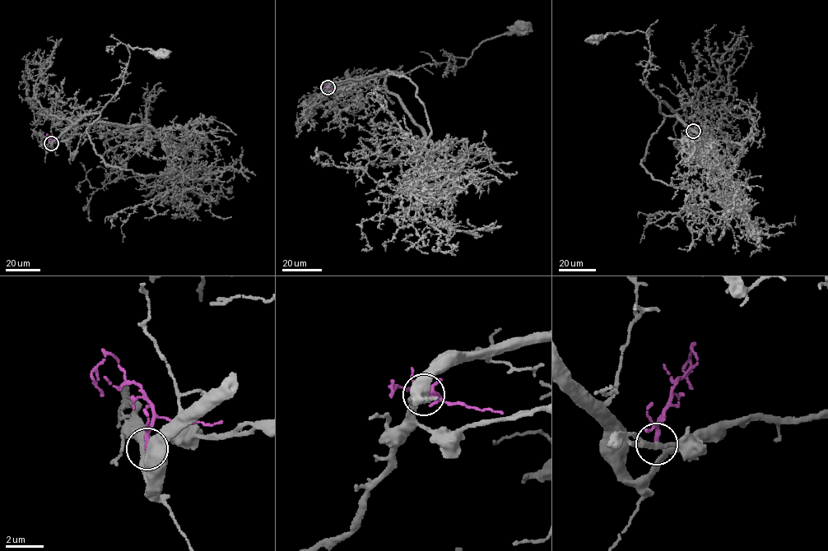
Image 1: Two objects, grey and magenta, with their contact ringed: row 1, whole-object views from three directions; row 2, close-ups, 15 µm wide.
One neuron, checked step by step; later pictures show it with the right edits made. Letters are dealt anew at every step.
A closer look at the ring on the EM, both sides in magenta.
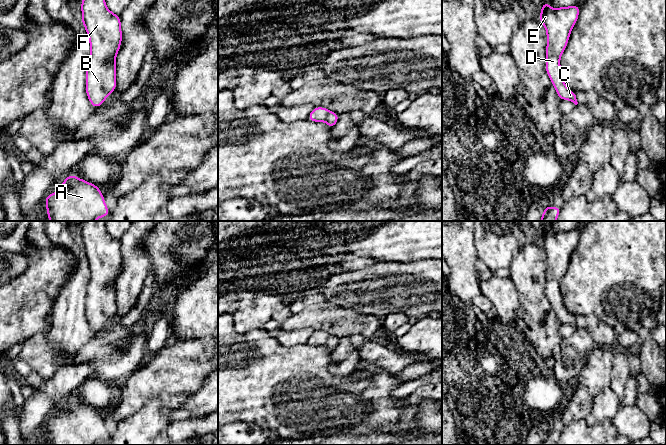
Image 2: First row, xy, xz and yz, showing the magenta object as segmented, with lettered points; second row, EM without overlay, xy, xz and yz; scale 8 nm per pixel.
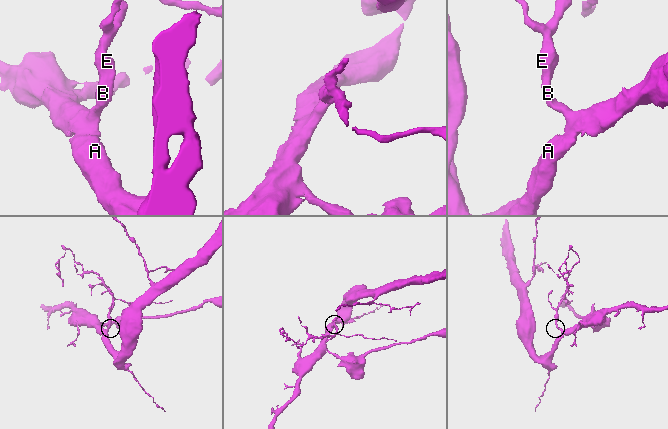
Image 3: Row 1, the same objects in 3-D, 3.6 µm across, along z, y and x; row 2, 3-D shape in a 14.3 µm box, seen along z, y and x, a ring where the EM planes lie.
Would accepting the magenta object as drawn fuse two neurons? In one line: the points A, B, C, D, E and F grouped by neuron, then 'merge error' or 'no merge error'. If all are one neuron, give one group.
A B C D E F | no merge error

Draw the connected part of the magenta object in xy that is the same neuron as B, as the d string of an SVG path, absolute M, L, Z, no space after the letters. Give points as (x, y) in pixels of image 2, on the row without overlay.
M84 221L81 236L90 267L85 314L93 332L98 332L116 314L116 280L123 262L121 243L107 232L105 221Z

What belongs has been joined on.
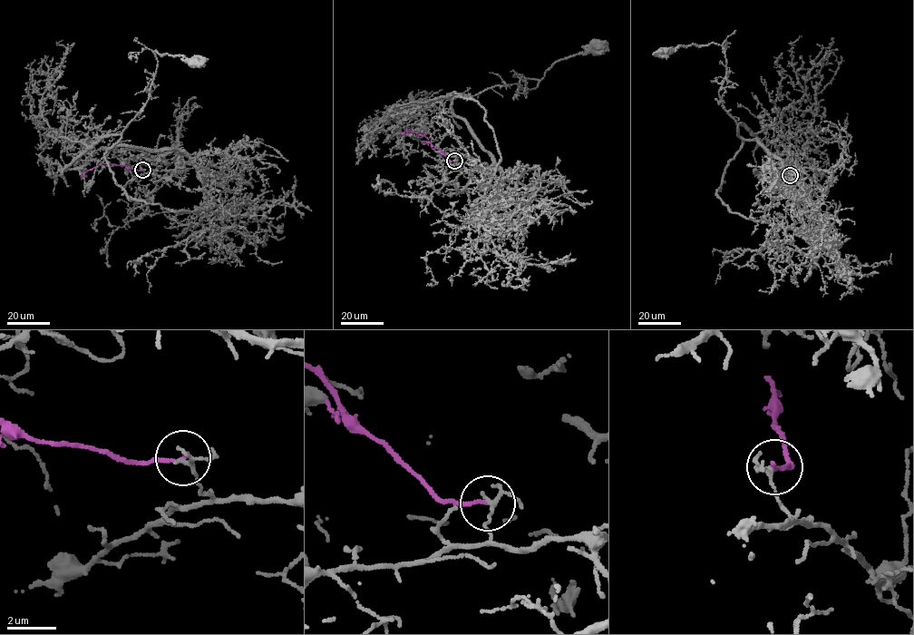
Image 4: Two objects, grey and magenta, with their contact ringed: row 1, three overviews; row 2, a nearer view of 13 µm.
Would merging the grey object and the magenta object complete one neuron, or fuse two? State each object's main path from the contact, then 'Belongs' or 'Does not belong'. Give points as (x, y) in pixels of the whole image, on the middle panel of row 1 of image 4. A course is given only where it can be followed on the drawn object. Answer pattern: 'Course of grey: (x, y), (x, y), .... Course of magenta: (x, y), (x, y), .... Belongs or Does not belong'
Course of grey: (454, 161), (467, 169), (495, 167), (454, 113), (456, 96), (516, 83), (532, 89), (554, 63), (597, 44). Course of magenta: (454, 161), (442, 154), (424, 136), (410, 131), (398, 133). Does not belong

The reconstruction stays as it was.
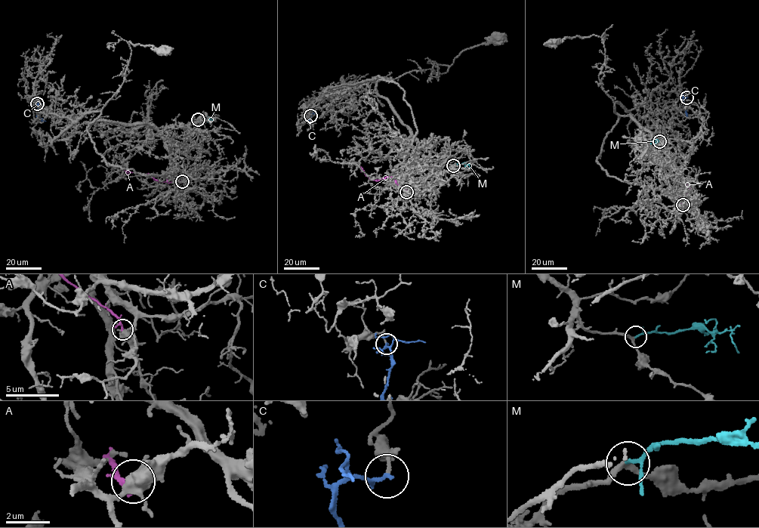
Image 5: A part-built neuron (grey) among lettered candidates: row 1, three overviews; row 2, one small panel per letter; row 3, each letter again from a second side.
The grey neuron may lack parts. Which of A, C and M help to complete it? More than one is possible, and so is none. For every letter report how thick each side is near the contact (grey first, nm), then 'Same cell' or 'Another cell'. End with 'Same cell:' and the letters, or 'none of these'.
A: Thickness 420 nm (grey) against 160 nm. Another cell
C: Thickness 100 nm (grey) against 120 nm. Another cell
M: Thickness 240 nm (grey) against 130 nm. Same cell
Same cell: M

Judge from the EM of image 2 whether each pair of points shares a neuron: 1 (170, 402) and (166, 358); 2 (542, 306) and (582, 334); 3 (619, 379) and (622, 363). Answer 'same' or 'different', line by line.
1: different
2: different
3: same

